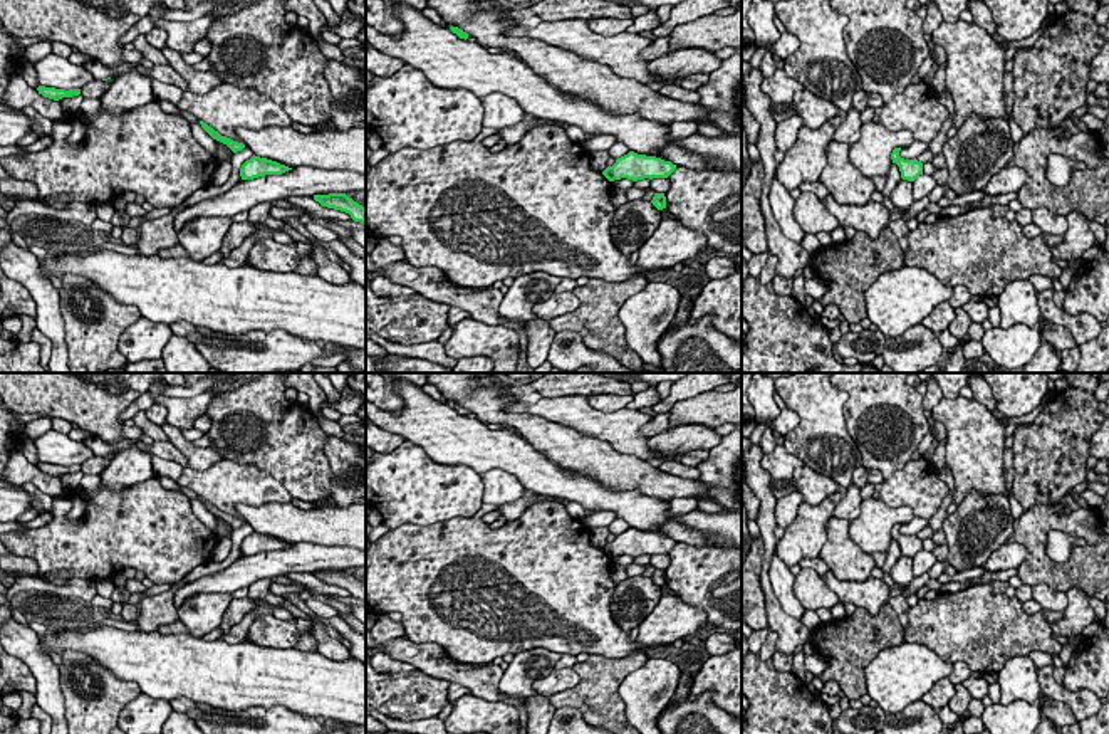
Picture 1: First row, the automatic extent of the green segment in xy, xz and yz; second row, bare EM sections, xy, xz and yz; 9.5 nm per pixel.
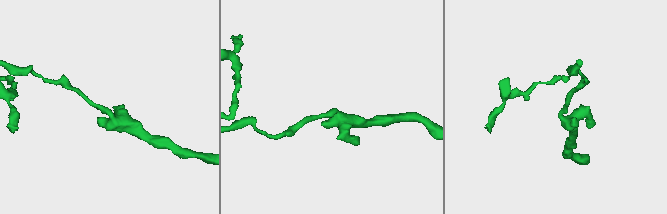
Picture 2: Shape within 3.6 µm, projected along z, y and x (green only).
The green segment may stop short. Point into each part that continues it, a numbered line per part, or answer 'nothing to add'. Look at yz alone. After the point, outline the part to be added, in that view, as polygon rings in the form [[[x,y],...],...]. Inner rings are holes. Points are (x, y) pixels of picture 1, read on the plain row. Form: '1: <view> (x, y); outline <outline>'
nothing to add

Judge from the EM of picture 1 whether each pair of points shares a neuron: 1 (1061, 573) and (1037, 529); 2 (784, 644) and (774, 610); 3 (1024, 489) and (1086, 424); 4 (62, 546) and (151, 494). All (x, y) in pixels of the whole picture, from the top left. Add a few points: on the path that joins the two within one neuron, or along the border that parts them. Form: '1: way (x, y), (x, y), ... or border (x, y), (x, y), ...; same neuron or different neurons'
1: way (1049, 566), (1037, 555), (1037, 541); same neuron
2: way (784, 635), (784, 625), (777, 618); same neuron
3: way (1041, 472), (1049, 462), (1049, 456), (1069, 435); same neuron
4: way (83, 543), (104, 541), (130, 516); same neuron

